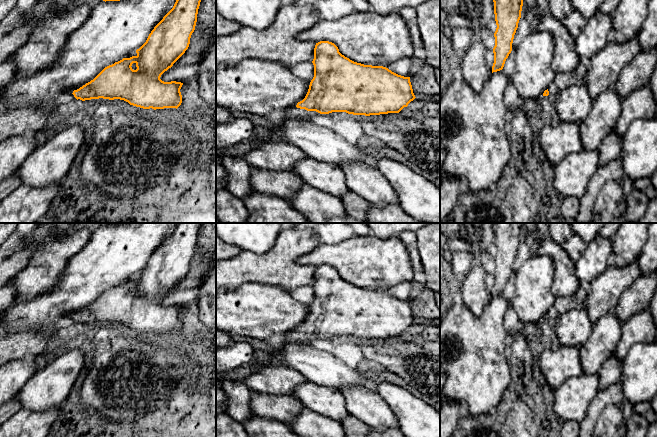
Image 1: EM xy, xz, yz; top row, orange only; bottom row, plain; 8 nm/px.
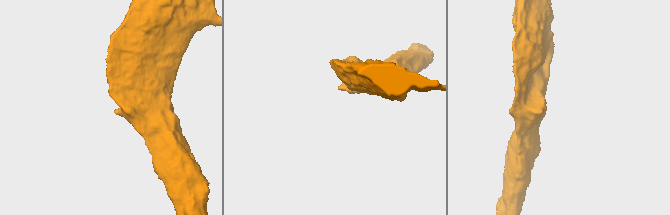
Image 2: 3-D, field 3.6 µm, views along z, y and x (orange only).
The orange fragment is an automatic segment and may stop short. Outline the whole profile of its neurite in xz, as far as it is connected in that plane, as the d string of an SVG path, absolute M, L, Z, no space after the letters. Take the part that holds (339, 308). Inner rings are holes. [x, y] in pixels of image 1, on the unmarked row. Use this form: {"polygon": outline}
{"polygon": "M320 265L314 272L314 301L310 306L305 322L279 341L276 347L287 344L306 344L308 335L320 338L346 336L353 339L380 339L399 337L416 321L410 301L398 299L386 291L364 289L354 286L339 276L338 271L329 265Z"}

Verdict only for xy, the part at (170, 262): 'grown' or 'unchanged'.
grown

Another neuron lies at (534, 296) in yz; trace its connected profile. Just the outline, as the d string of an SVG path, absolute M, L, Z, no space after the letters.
M532 255L522 263L516 273L516 293L512 300L512 308L519 319L525 323L542 324L543 317L555 302L553 294L554 264L546 255Z

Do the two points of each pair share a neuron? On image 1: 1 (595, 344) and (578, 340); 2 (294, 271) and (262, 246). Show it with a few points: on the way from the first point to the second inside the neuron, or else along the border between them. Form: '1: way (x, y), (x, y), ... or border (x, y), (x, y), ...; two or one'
1: border (594, 323), (589, 339), (580, 348); two
2: border (280, 233), (267, 252), (254, 254), (245, 250); two

